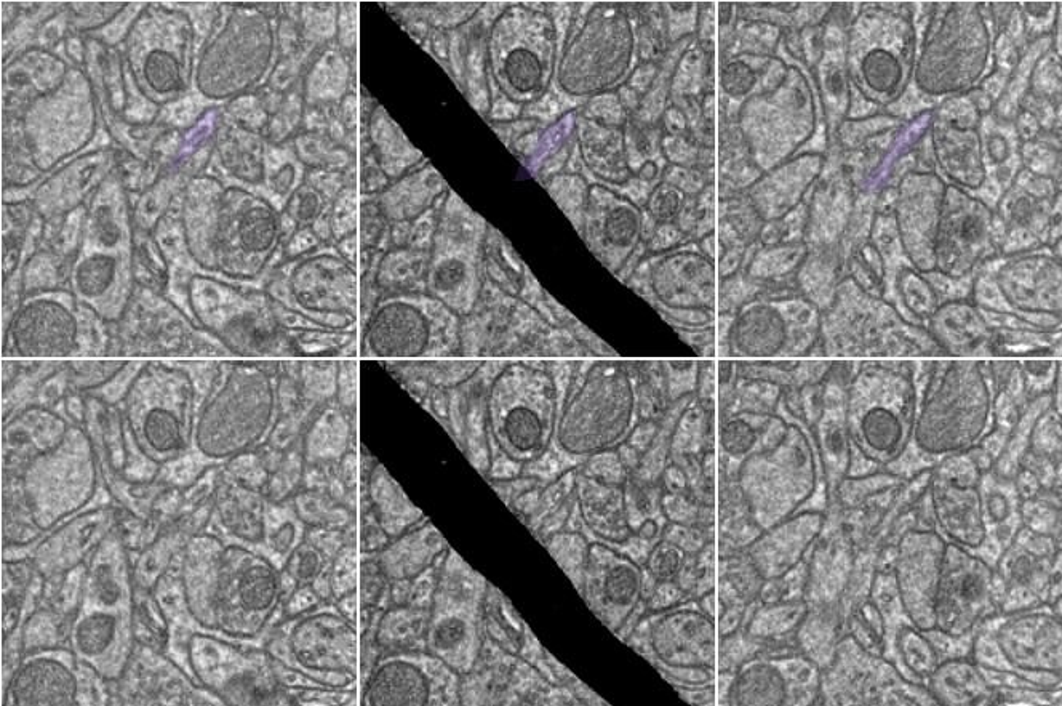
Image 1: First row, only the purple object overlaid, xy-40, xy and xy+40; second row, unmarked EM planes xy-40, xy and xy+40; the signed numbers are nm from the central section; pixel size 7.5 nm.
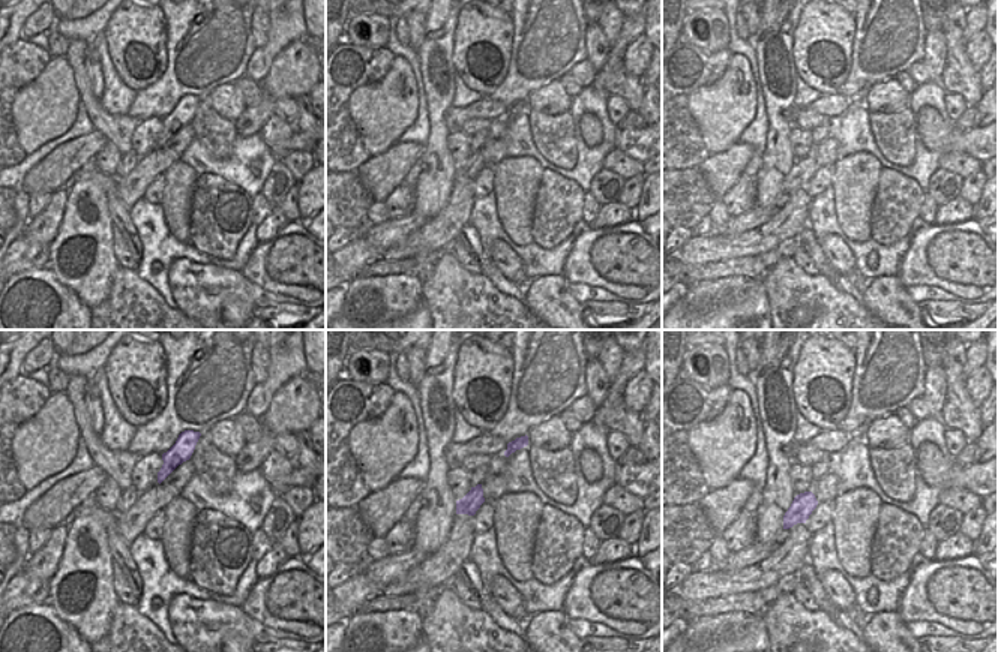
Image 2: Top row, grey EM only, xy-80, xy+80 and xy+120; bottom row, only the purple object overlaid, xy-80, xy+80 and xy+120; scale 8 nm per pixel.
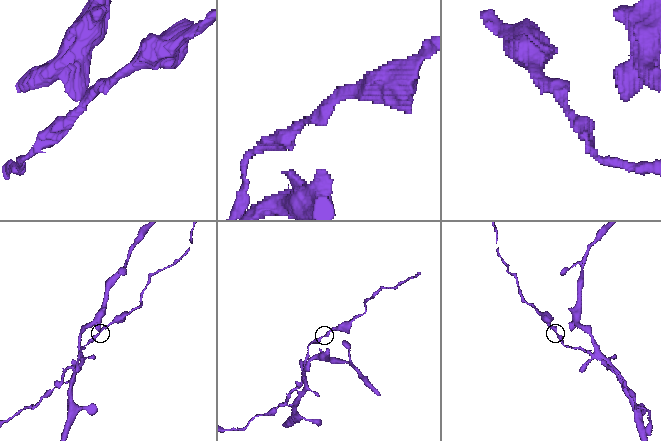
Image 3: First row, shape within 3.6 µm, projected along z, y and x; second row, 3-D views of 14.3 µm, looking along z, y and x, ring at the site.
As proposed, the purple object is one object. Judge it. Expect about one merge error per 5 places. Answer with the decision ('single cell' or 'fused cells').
single cell

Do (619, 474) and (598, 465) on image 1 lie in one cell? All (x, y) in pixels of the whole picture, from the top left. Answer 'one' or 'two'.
one

